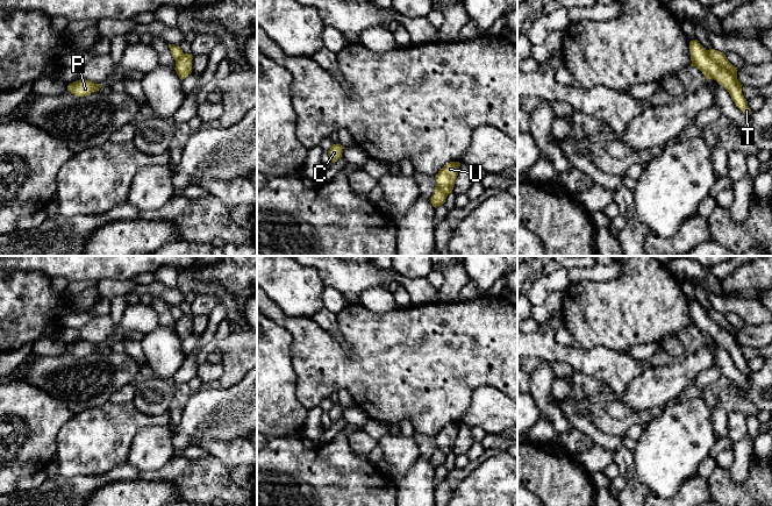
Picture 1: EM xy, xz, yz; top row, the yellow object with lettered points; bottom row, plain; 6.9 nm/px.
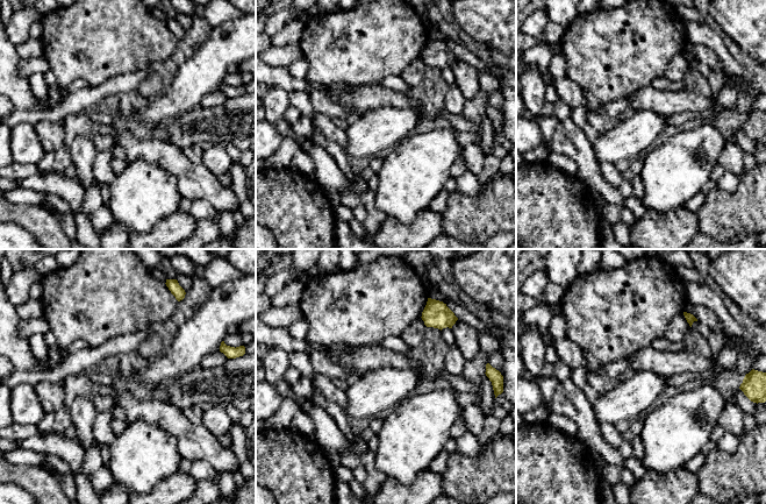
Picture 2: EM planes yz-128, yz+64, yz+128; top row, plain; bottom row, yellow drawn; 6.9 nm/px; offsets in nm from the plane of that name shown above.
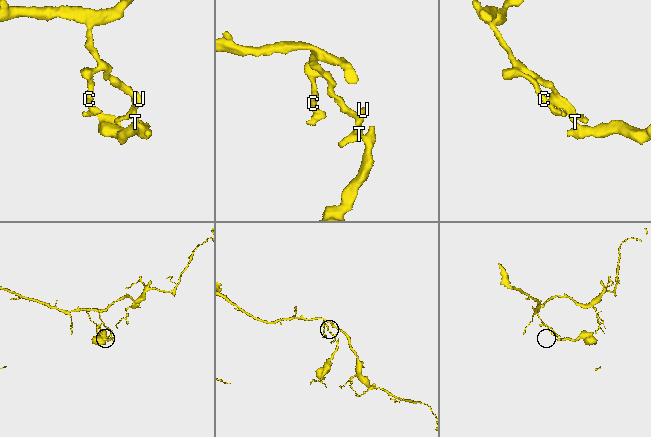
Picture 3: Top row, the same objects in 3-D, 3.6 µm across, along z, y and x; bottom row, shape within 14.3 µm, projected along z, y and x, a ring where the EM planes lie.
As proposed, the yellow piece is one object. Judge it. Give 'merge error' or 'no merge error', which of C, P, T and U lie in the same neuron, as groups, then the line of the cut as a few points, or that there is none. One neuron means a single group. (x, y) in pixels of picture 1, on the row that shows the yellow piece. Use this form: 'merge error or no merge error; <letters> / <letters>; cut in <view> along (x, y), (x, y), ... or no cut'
merge error; C P / T U; cut in yz along (706, 50), (721, 68), (724, 68), (735, 78), (741, 88)

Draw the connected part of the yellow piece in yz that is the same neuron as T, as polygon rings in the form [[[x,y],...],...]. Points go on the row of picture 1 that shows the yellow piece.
[[[698,40],[689,42],[689,54],[692,66],[698,67],[706,79],[714,79],[721,84],[730,94],[736,107],[738,107],[746,116],[752,112],[748,106],[748,101],[738,86],[736,78],[725,69],[721,69],[708,55],[708,51],[699,43]]]

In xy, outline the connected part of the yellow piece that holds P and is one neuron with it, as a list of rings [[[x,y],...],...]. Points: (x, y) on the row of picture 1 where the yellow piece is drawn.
[[[86,79],[77,80],[67,86],[67,91],[77,97],[86,97],[99,91],[100,84],[94,84]]]

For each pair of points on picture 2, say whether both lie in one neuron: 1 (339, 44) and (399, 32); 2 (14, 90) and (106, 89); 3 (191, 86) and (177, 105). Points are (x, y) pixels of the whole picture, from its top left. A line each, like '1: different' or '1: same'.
1: same
2: different
3: same

